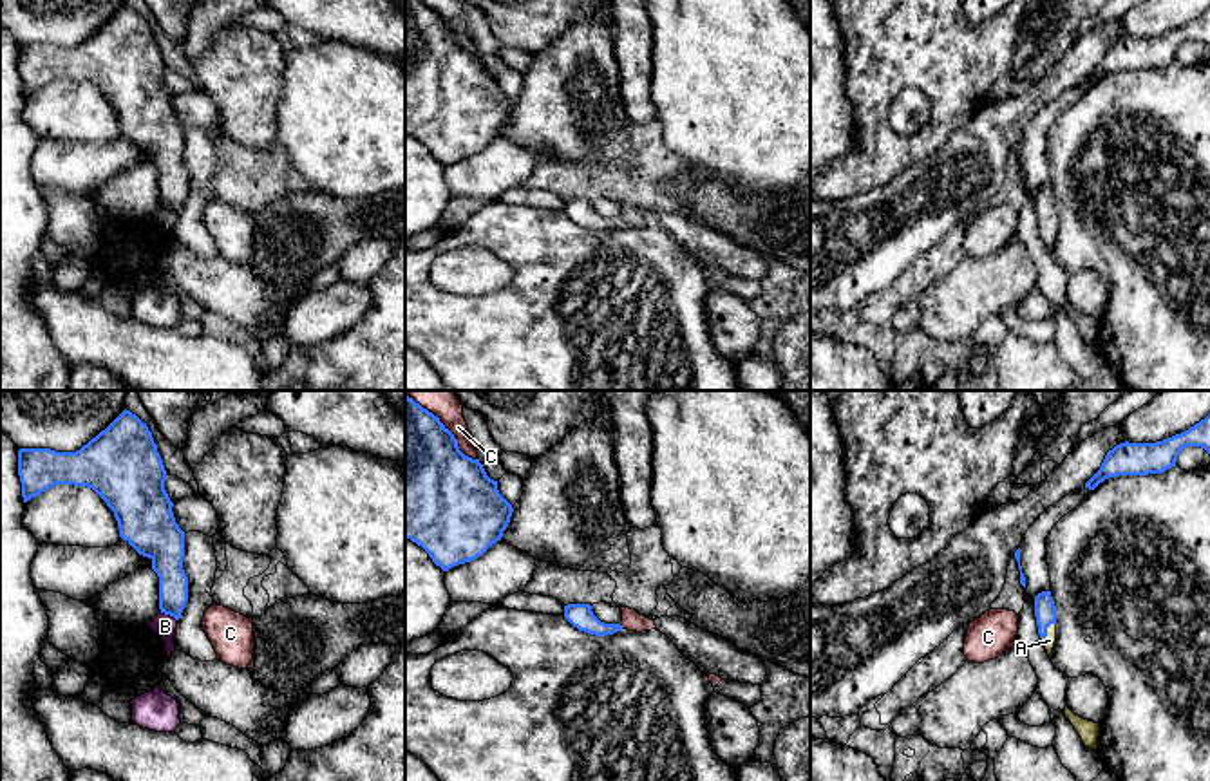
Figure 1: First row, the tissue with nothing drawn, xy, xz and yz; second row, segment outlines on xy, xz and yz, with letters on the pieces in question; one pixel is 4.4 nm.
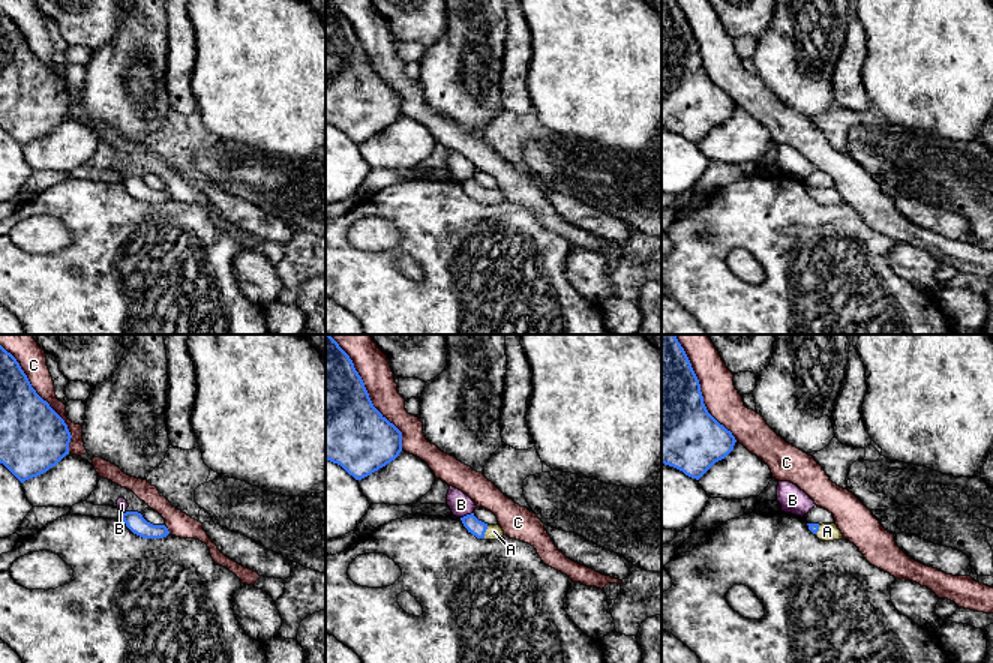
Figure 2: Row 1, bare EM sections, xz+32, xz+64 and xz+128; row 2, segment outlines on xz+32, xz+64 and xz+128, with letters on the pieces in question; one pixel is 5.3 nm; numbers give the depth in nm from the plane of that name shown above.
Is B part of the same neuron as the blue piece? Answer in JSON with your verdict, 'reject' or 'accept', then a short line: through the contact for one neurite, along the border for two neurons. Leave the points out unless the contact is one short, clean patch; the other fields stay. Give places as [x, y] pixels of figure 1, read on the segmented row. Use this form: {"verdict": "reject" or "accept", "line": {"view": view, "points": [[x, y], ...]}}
{"verdict": "reject", "line": {"view": "xy", "points": [[161, 611], [176, 621]]}}

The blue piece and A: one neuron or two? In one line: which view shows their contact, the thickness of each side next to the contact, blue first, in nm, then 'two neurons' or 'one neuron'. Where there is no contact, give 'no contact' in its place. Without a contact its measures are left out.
contact in yz; calibres 100 and 50 nm; one neuron

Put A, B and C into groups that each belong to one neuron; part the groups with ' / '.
A / B / C

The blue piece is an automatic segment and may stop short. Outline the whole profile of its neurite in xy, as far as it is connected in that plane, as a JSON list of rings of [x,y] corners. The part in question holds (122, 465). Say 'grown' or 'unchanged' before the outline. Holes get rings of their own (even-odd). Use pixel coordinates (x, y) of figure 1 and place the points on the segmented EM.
unchanged; [[[125,409],[105,430],[76,452],[20,448],[18,475],[24,503],[56,485],[92,488],[114,512],[119,537],[139,555],[152,560],[152,569],[159,577],[161,613],[179,620],[188,602],[188,577],[183,569],[184,532],[175,522],[174,503],[165,490],[166,470],[147,423]]]

